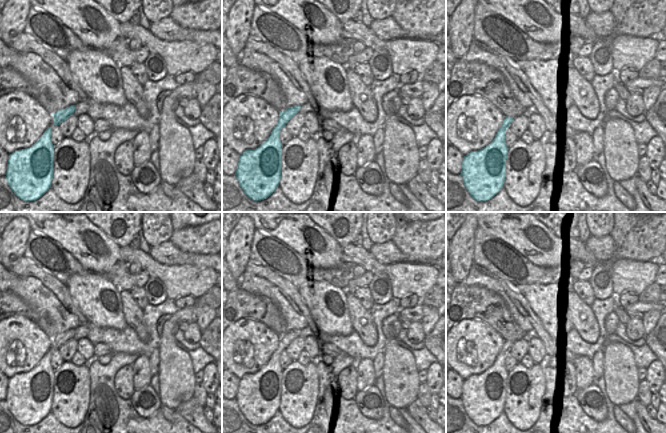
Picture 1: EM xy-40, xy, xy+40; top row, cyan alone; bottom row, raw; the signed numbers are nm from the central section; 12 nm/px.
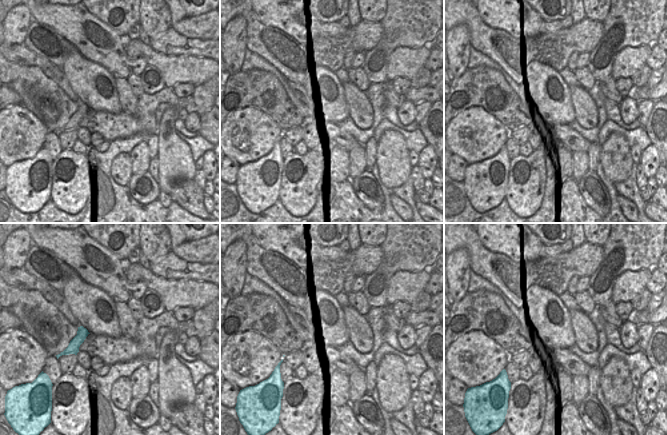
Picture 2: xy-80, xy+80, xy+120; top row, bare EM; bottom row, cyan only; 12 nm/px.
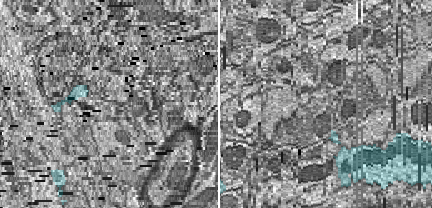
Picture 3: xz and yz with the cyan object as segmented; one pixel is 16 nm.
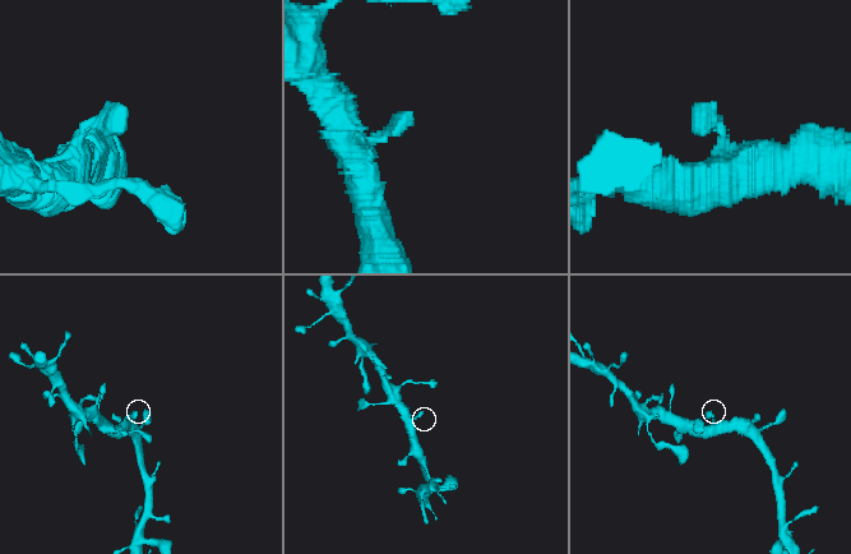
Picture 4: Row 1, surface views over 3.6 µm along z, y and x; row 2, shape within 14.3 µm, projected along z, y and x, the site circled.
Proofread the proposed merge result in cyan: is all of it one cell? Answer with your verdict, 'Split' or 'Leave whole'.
Leave whole.

